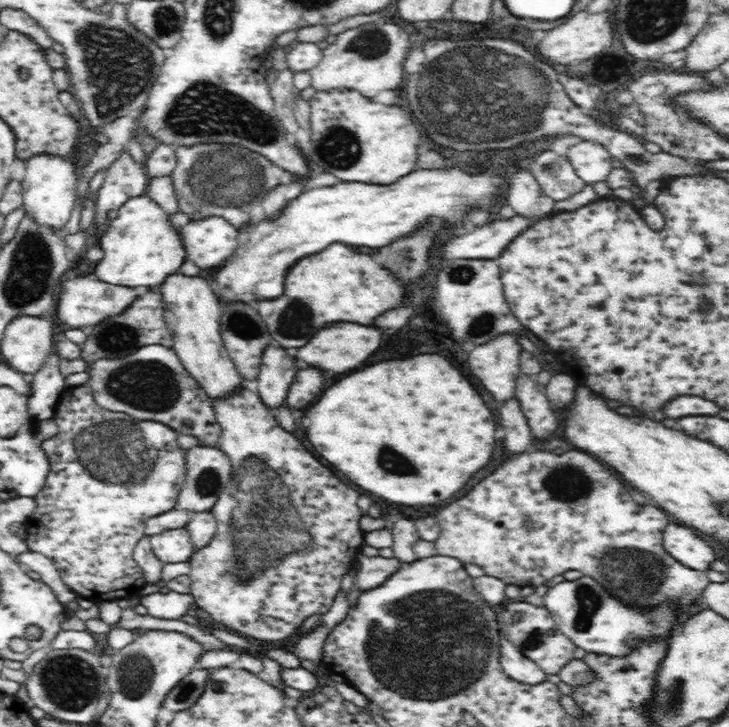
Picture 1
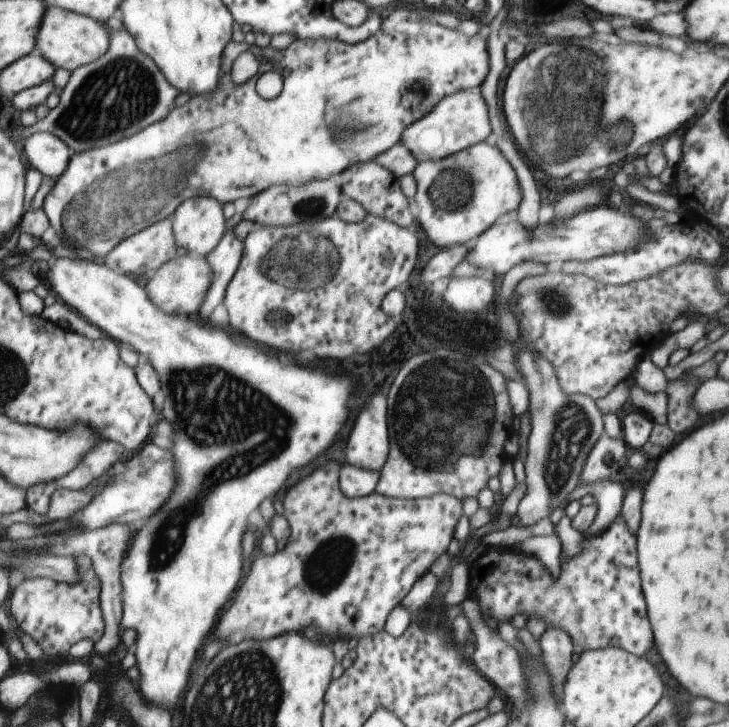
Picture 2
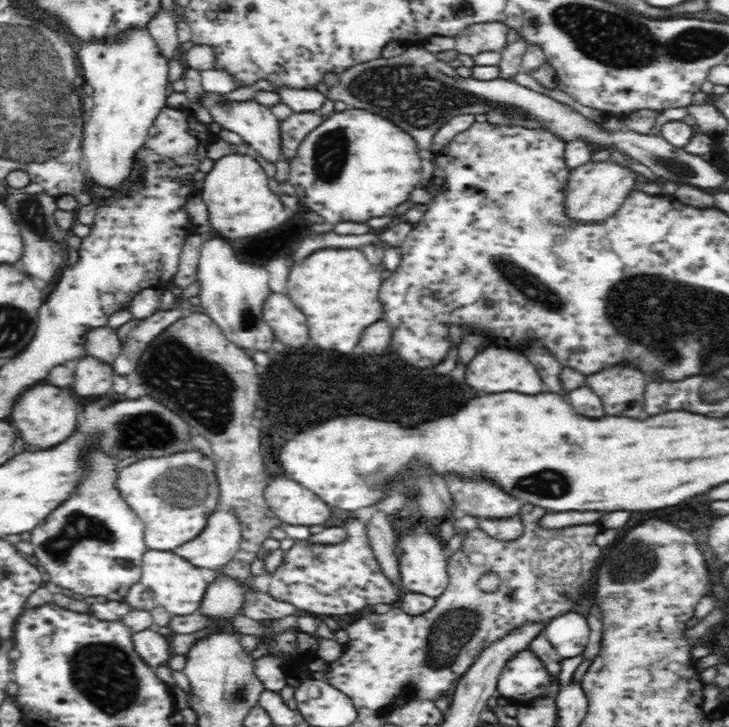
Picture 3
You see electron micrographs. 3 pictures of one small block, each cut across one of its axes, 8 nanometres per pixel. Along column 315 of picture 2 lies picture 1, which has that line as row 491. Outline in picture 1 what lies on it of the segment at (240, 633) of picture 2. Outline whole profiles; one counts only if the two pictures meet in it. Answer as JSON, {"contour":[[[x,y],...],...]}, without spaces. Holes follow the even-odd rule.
{"contour":[[[544,449],[534,450],[534,452],[532,450],[530,452],[524,452],[518,458],[510,460],[510,462],[504,462],[500,468],[496,468],[486,478],[482,478],[468,494],[462,496],[462,498],[458,498],[456,502],[448,504],[446,508],[442,508],[436,514],[436,518],[438,518],[440,526],[442,526],[442,534],[436,540],[436,548],[438,548],[438,552],[442,556],[452,556],[452,558],[460,560],[462,564],[477,565],[479,568],[484,569],[486,575],[499,578],[507,585],[519,587],[538,586],[538,584],[543,584],[546,580],[554,578],[556,574],[562,574],[566,570],[582,570],[584,574],[596,578],[600,584],[604,584],[606,588],[610,588],[616,596],[620,596],[626,602],[654,604],[658,600],[667,601],[668,599],[674,599],[679,606],[690,606],[690,604],[694,604],[692,600],[698,600],[700,598],[701,592],[711,581],[705,571],[694,570],[680,564],[680,562],[668,555],[663,549],[663,530],[673,522],[672,518],[664,514],[663,510],[660,510],[660,518],[658,520],[642,520],[642,538],[640,538],[640,508],[638,508],[638,504],[632,499],[629,488],[624,487],[622,482],[608,468],[603,467],[600,462],[596,462],[592,456],[579,449],[566,450],[562,454],[554,454],[554,452]]]}

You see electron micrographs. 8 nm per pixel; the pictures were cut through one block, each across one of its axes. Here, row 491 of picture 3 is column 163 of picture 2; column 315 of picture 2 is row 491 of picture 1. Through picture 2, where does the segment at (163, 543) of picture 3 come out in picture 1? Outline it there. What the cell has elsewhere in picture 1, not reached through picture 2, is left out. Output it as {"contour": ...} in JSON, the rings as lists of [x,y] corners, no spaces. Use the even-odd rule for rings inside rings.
{"contour":[[[80,385],[67,387],[63,389],[59,401],[55,405],[55,417],[58,426],[58,432],[46,440],[40,442],[40,449],[46,455],[50,464],[51,472],[47,474],[44,487],[34,498],[36,508],[25,522],[27,535],[25,541],[28,551],[39,552],[46,556],[58,570],[60,577],[78,596],[84,596],[91,600],[104,600],[108,598],[106,594],[114,594],[118,590],[125,590],[126,597],[131,597],[138,593],[142,586],[144,572],[137,565],[133,556],[134,546],[136,546],[141,536],[146,532],[146,520],[155,517],[157,514],[166,513],[167,510],[174,509],[177,506],[179,490],[184,486],[184,479],[187,476],[186,454],[187,450],[180,448],[178,443],[178,434],[176,430],[169,429],[166,424],[160,422],[137,422],[135,419],[128,418],[128,414],[116,413],[102,408],[93,395],[90,385]]]}

